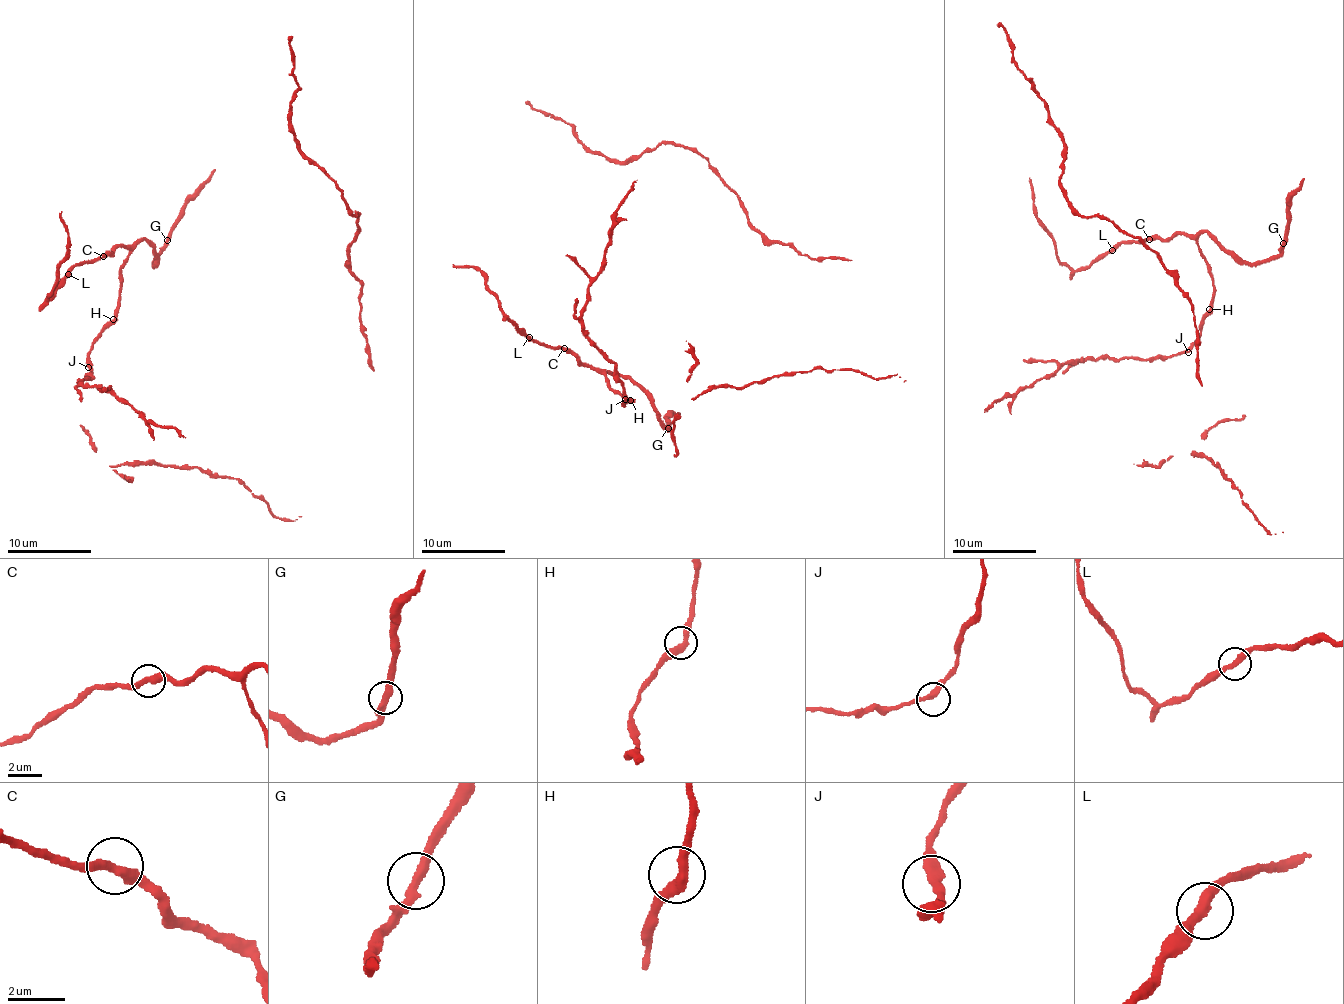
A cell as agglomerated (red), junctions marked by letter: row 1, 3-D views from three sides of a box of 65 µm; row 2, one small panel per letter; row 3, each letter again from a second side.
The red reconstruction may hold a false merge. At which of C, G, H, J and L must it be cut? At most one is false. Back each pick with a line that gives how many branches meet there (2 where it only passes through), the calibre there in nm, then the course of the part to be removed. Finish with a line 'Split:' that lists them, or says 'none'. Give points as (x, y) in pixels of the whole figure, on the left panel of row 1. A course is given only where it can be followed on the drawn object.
Split: none

